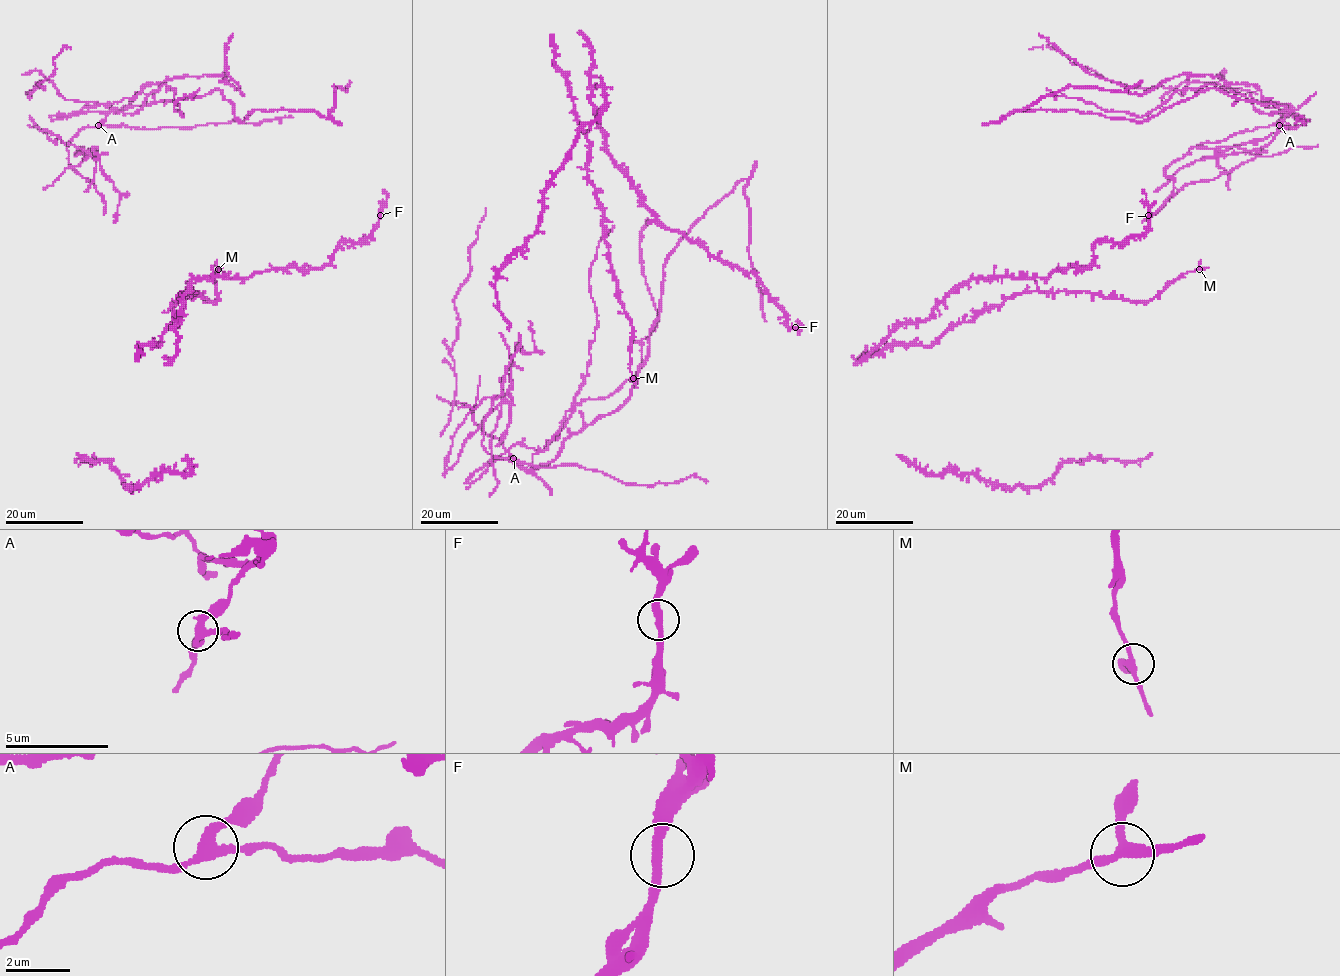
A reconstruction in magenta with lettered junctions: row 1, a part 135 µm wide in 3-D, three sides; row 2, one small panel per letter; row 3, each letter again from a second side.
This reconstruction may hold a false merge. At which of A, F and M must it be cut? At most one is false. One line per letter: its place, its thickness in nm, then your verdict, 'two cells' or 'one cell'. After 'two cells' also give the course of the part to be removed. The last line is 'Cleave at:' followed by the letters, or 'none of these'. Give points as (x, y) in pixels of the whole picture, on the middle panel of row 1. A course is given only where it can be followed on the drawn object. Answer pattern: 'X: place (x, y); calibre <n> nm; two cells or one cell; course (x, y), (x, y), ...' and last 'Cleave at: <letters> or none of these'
A: place (513, 458); calibre 240 nm; two cells; course (513, 458), (525, 469), (549, 464), (564, 441), (622, 404), (648, 355), (666, 257), (744, 179), (765, 321)
F: place (795, 327); calibre 320 nm; one cell
M: place (633, 378); calibre 240 nm; one cell
Cleave at: A

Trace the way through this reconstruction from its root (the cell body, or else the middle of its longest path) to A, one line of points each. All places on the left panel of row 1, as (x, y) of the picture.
A: (310, 111), (254, 110), (241, 122), (234, 105), (215, 88), (196, 97), (127, 106), (110, 112), (98, 125)

